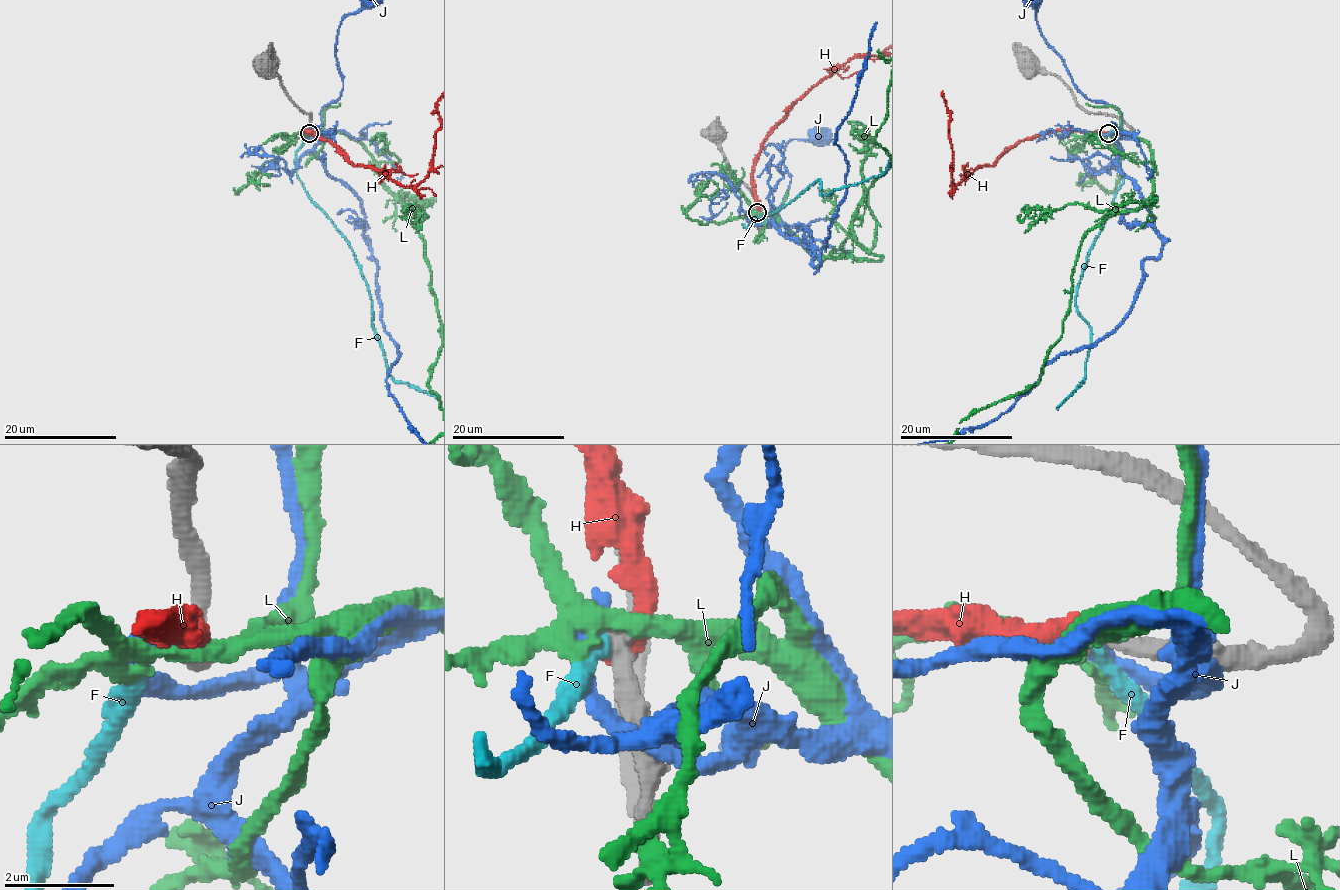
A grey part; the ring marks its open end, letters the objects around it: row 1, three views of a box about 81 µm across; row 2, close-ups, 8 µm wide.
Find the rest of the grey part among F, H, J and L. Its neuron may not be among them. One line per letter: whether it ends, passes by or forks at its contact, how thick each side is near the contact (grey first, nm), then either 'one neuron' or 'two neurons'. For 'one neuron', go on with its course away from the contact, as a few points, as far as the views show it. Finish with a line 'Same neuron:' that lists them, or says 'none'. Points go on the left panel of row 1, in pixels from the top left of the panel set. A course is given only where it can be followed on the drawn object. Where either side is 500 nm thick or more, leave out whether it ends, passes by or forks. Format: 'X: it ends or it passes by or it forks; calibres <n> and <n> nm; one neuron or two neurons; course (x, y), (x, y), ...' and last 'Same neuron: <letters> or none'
F: it ends; calibres 320 and 280 nm; two neurons
H: it ends; calibres 360 and 480 nm; two neurons
J: it ends; calibres 300 and 360 nm; two neurons
L: it passes by; calibres 340 and 360 nm; two neurons
Same neuron: none

